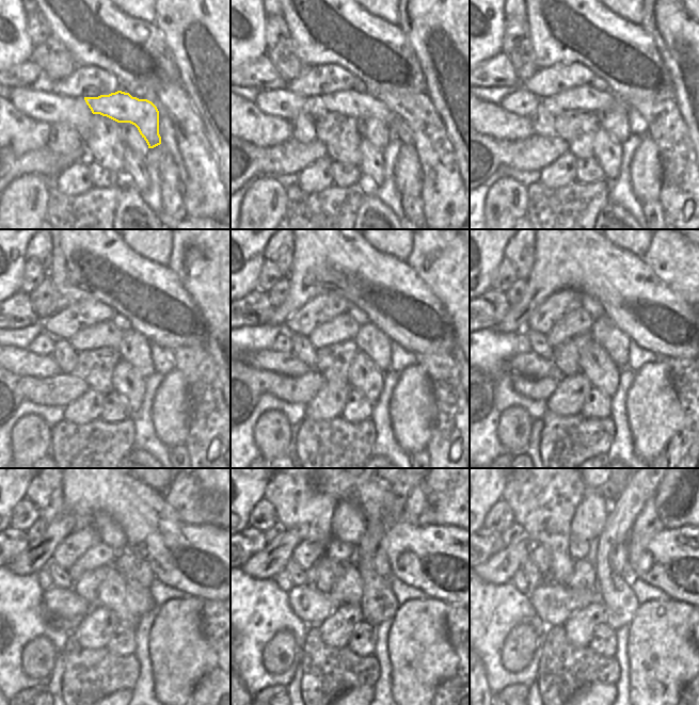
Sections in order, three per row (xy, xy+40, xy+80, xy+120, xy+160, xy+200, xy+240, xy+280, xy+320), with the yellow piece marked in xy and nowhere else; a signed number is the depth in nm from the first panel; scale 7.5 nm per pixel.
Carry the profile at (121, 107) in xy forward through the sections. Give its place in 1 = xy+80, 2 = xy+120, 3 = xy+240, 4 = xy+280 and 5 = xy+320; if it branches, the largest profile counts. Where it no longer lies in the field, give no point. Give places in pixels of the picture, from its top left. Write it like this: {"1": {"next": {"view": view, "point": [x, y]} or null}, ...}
{"1": {"next": {"view": "xy+80", "point": [585, 97]}}, "2": {"next": {"view": "xy+120", "point": [105, 334]}}, "3": {"next": {"view": "xy+240", "point": [85, 563]}}, "4": {"next": {"view": "xy+280", "point": [311, 573]}}, "5": {"next": {"view": "xy+320", "point": [549, 578]}}}

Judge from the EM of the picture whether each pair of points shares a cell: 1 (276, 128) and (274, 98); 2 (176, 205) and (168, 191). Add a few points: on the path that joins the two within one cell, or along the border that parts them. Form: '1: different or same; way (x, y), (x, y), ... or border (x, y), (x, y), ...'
1: different; border (254, 102), (265, 113), (279, 115), (288, 121)
2: same; way (173, 202), (168, 194)

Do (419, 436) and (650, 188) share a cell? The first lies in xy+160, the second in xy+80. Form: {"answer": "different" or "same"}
{"answer": "same"}

